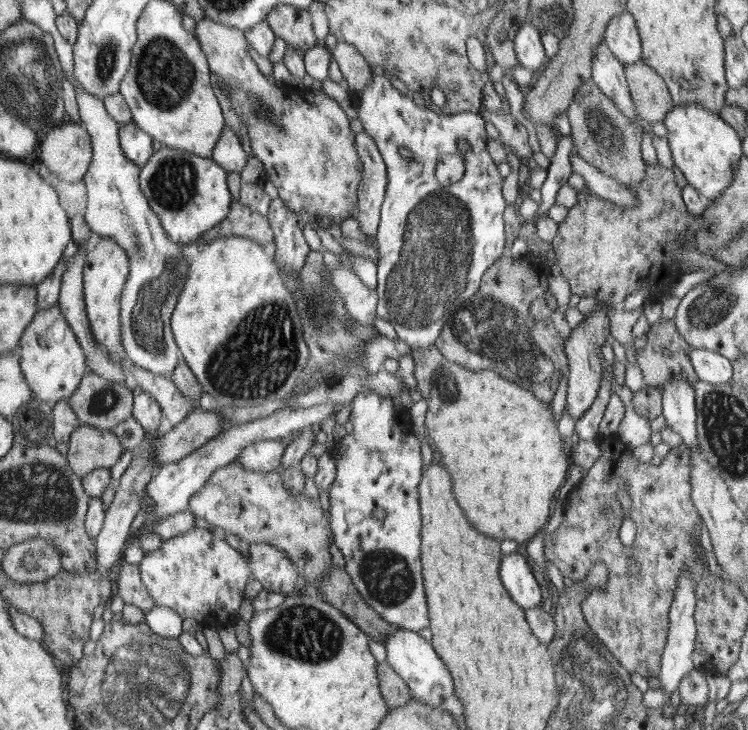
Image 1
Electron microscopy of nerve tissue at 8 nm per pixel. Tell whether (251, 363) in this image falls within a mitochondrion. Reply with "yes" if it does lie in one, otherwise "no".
yes

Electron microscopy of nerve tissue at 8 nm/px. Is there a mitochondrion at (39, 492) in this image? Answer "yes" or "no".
yes

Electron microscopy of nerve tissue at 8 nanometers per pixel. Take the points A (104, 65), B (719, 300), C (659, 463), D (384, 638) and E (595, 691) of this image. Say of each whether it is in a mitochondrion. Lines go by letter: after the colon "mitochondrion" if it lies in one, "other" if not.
A: mitochondrion
B: mitochondrion
C: other
D: other
E: mitochondrion

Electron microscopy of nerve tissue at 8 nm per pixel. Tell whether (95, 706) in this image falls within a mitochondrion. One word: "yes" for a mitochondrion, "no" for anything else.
yes

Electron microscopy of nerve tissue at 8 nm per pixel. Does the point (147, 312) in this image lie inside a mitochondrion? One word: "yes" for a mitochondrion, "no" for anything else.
yes

